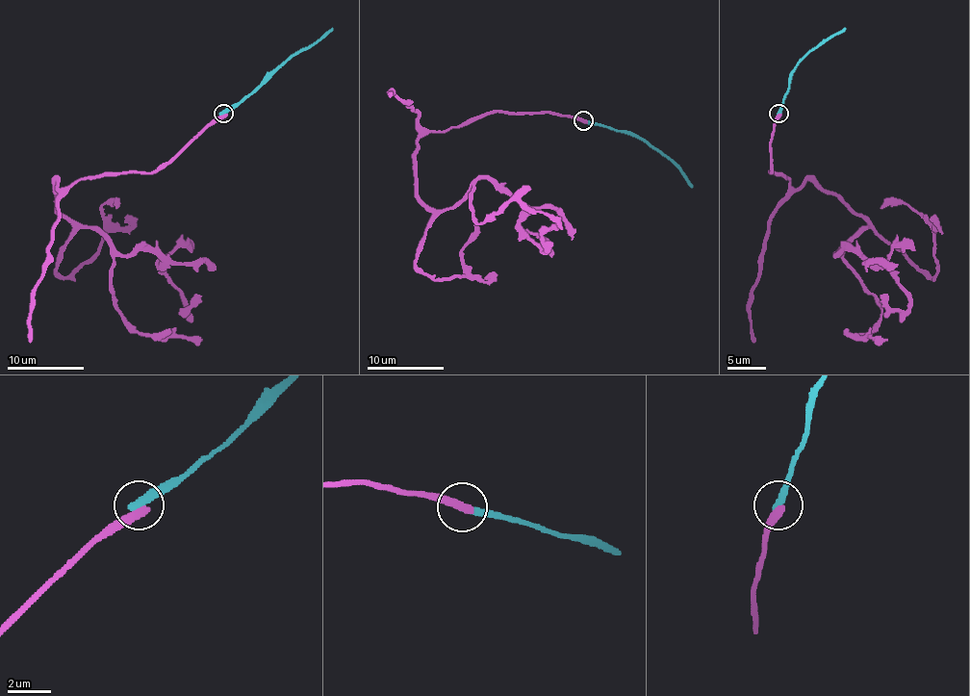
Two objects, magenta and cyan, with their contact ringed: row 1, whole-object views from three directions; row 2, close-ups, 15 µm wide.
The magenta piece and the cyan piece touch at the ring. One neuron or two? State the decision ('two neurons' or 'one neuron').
two neurons

